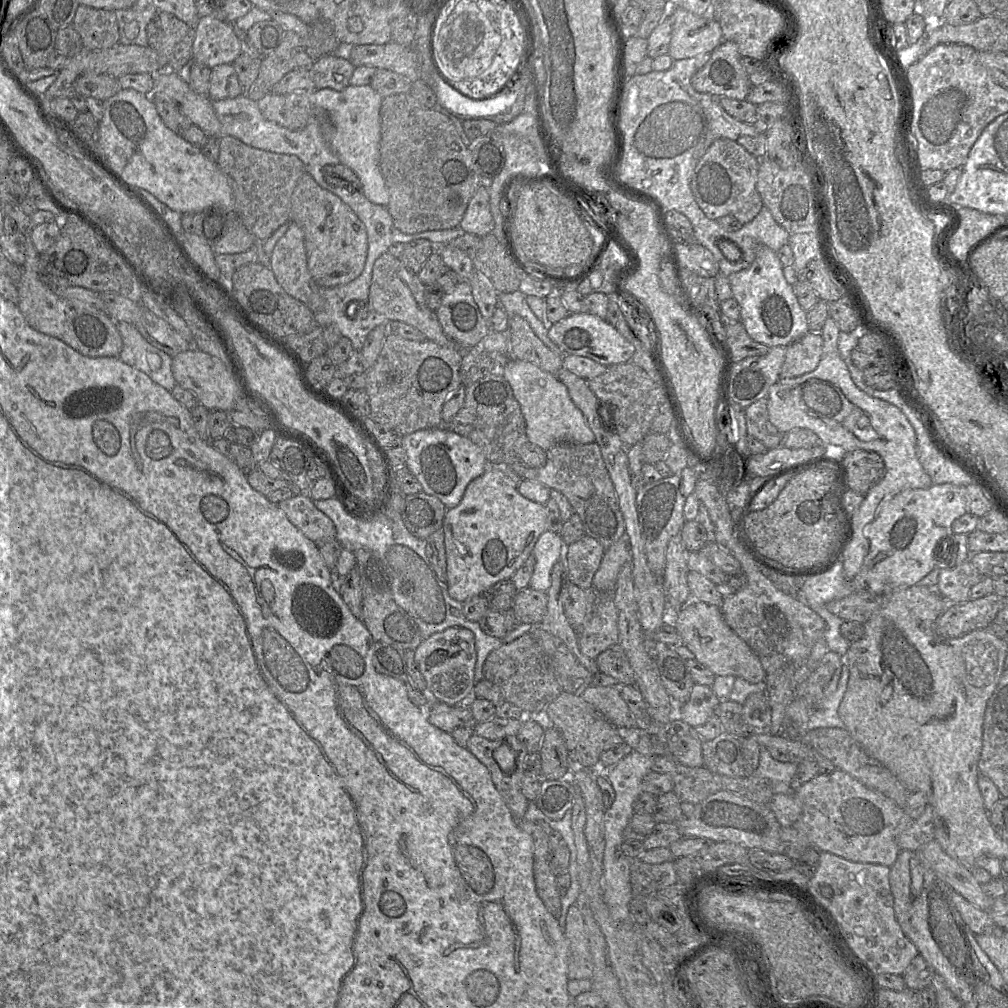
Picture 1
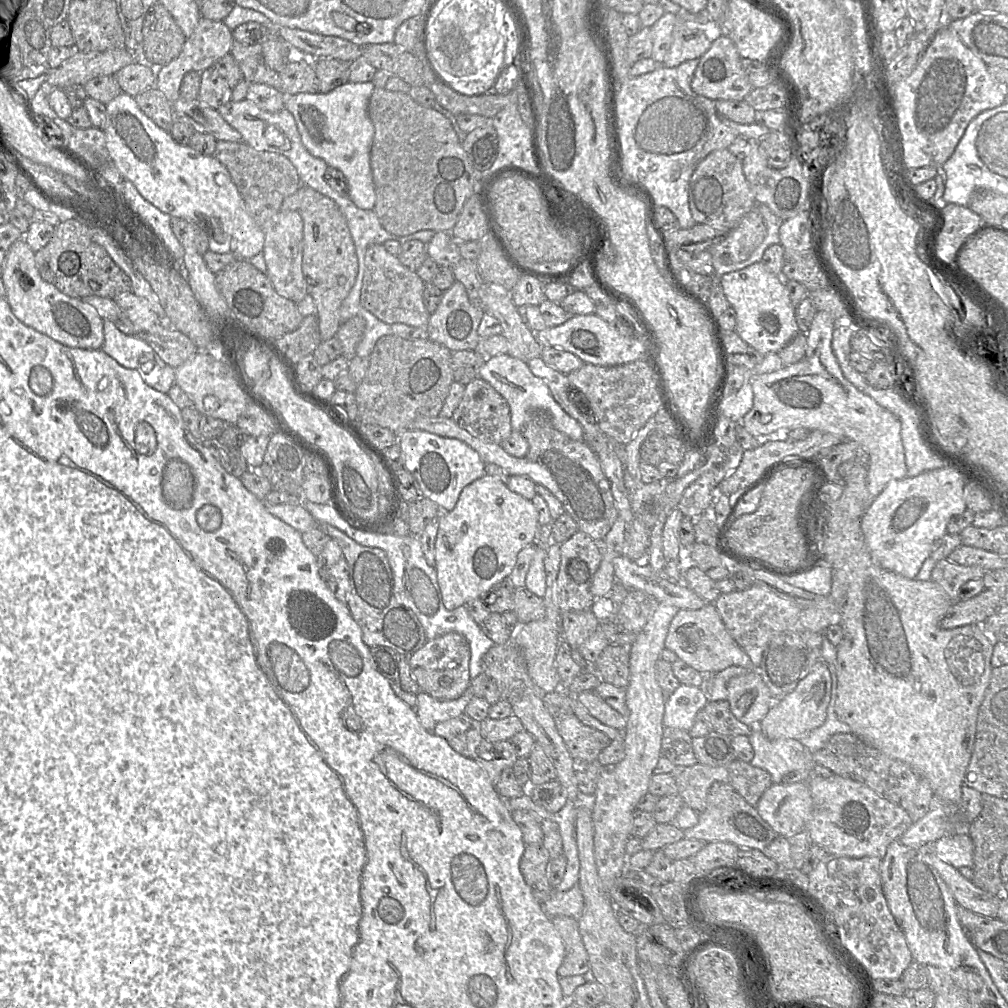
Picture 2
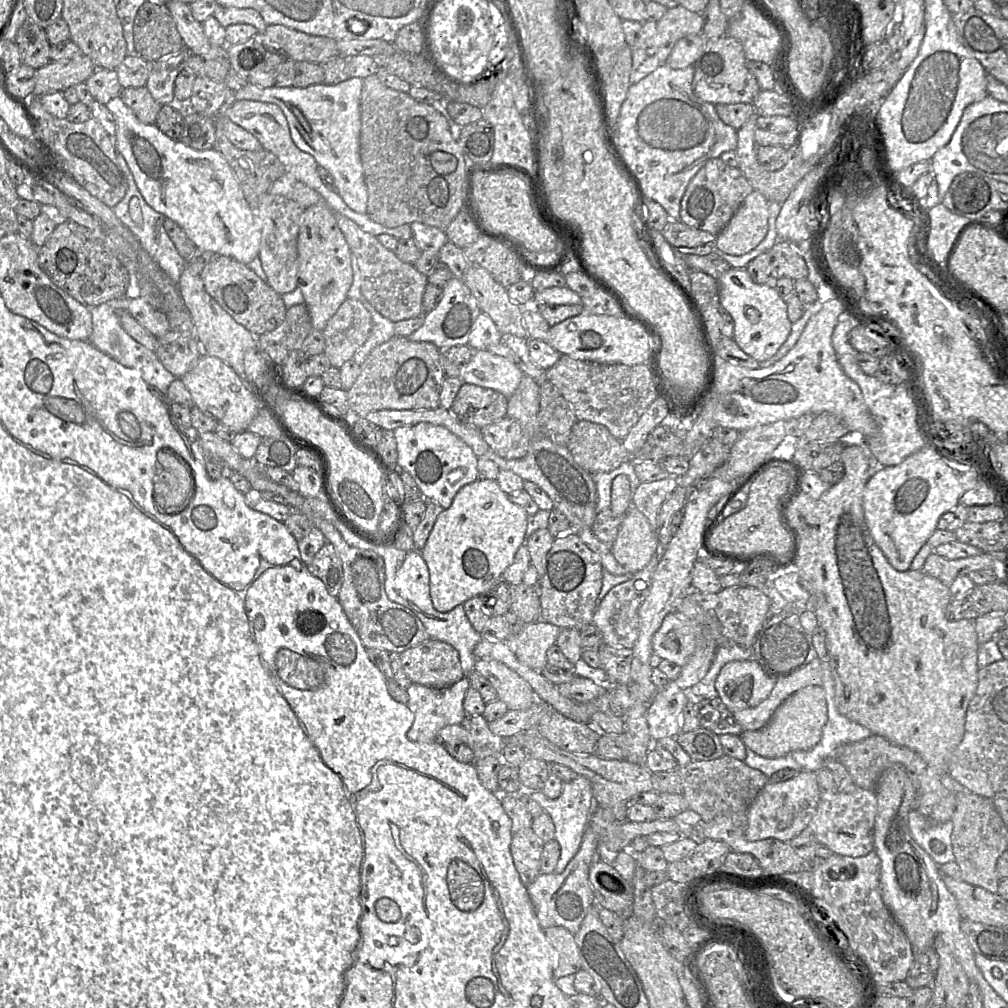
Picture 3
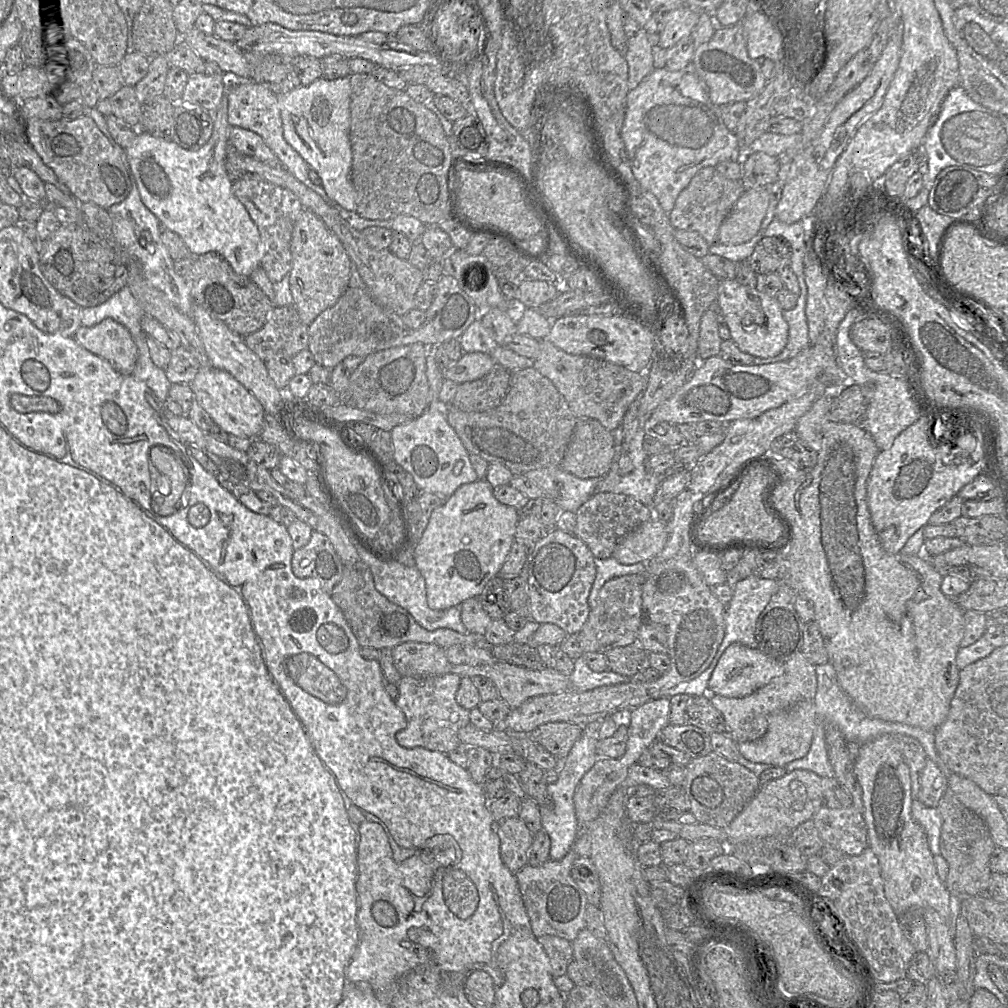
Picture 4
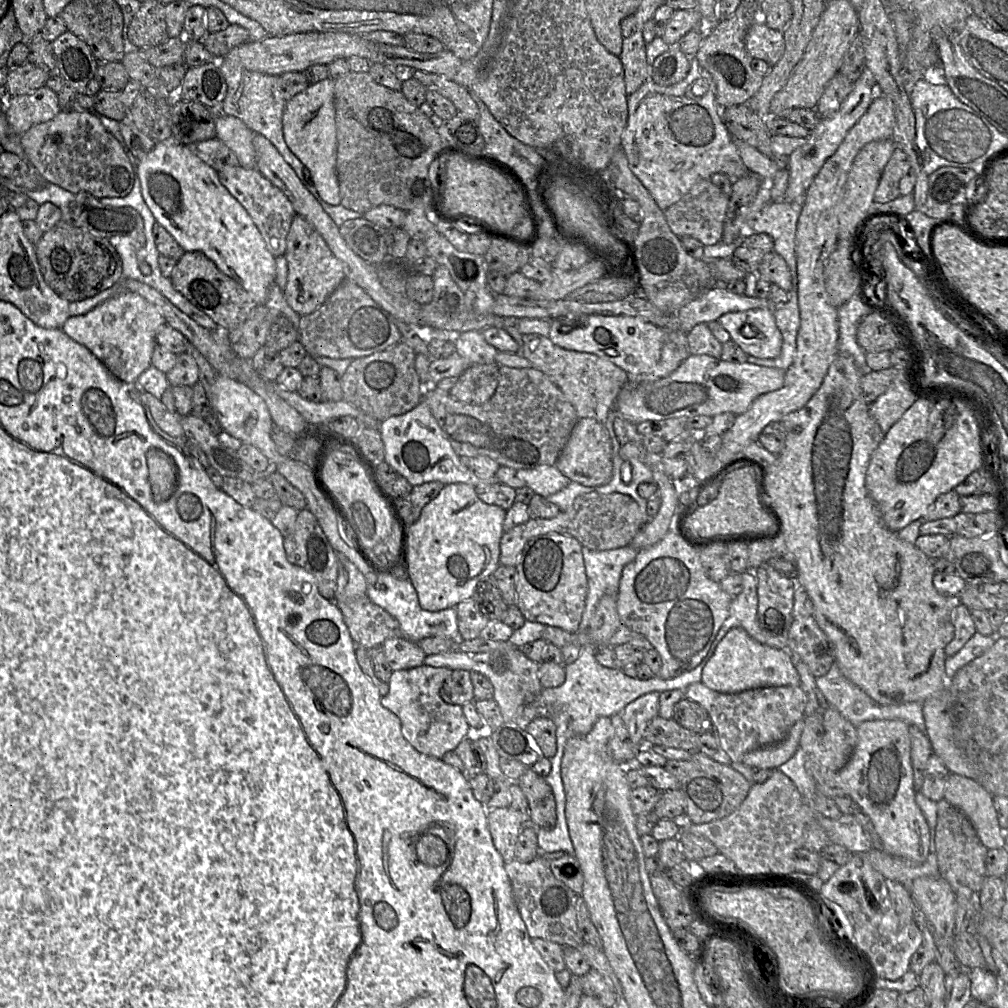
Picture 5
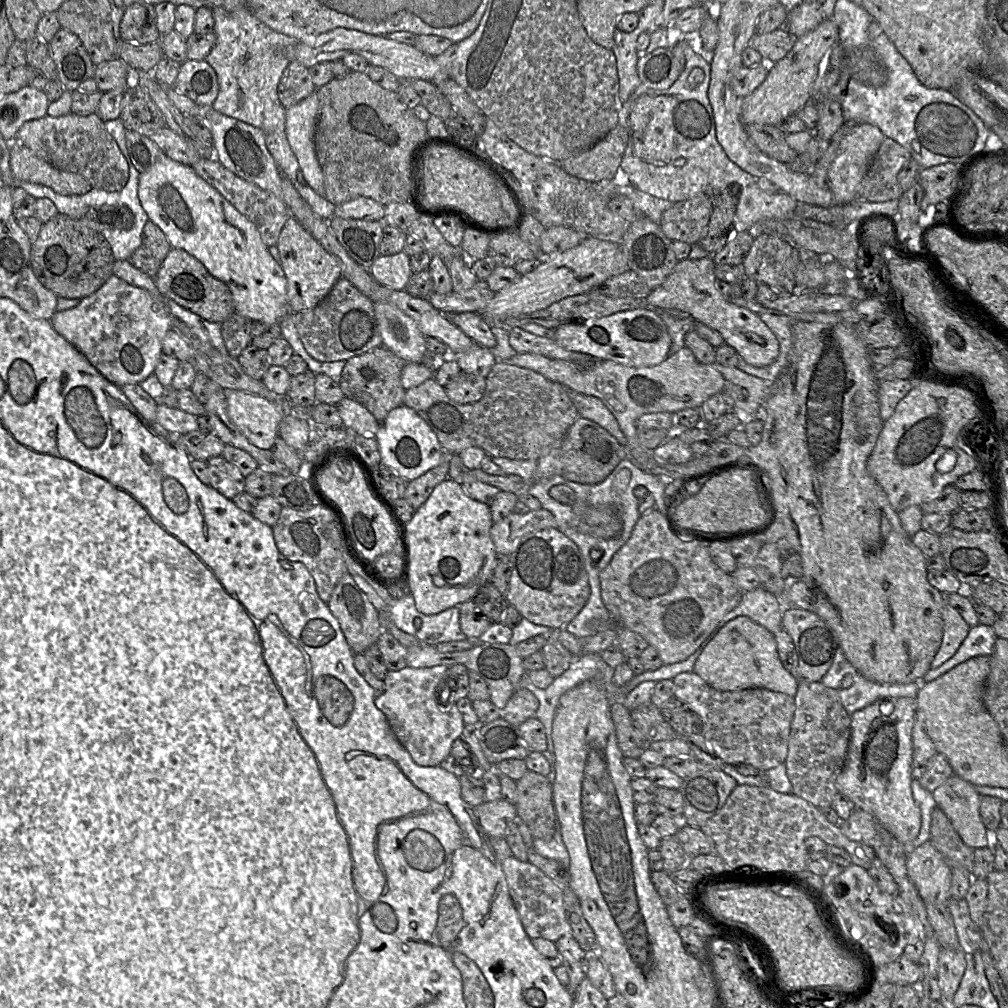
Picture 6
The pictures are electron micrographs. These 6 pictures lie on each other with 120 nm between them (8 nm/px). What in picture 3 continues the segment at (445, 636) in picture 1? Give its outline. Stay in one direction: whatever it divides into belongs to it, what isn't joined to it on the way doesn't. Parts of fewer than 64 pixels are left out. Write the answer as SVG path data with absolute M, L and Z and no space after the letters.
M424 641L400 653L400 660L412 683L431 688L447 688L465 677L458 651L443 641Z

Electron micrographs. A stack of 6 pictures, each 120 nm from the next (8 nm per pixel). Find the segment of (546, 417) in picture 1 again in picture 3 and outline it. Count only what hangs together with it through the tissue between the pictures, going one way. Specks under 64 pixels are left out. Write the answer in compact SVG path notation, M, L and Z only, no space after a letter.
M488 350L474 351L459 379L464 383L490 388L509 398L518 388L524 373L513 359Z

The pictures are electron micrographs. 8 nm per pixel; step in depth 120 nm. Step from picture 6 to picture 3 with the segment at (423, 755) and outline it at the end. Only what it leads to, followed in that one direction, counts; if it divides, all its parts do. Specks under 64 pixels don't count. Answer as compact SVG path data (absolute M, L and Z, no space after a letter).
M467 677L447 688L436 689L421 684L412 683L407 688L409 696L407 707L414 714L414 721L407 732L407 739L417 743L434 743L438 740L439 731L450 725L459 724L467 714L463 708L463 701L470 682Z

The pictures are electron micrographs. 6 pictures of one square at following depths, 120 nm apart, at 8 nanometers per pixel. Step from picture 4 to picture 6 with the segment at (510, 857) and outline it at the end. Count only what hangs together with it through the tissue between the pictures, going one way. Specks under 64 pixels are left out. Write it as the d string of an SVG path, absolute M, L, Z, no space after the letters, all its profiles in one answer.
M504 800L484 802L476 810L477 821L488 838L504 838L510 825L518 821L515 805Z

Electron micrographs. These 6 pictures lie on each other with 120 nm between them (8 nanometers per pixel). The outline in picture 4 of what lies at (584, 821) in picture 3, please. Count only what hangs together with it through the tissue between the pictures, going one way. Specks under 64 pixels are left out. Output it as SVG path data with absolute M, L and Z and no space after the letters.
M592 722L583 727L580 738L574 743L568 755L564 759L557 759L554 769L558 773L558 778L555 782L547 785L547 793L551 798L551 806L539 806L542 829L549 835L551 842L549 853L551 860L561 860L571 849L571 845L578 836L578 822L573 796L577 784L598 758L596 743L599 723Z

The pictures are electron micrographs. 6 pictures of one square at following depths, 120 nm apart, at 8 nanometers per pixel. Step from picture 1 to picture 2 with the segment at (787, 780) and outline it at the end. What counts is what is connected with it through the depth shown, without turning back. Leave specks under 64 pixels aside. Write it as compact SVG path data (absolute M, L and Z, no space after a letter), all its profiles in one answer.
M751 727L752 733L748 736L753 748L754 756L750 764L767 771L772 779L772 783L780 784L783 776L791 771L811 772L814 767L812 754L804 745L796 739L769 740L757 727Z

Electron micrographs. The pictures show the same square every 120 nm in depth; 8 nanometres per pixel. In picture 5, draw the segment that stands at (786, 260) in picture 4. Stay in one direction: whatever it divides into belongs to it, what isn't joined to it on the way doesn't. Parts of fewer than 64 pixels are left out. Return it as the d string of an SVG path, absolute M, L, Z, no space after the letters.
M753 233L743 238L731 260L747 274L756 274L763 257L773 250L774 241L770 235Z

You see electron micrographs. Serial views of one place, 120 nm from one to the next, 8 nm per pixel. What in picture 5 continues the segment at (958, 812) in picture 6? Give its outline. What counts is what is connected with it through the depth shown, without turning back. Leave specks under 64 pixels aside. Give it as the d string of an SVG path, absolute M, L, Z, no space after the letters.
M950 773L943 798L970 820L980 841L988 850L1006 847L993 795L977 781Z

